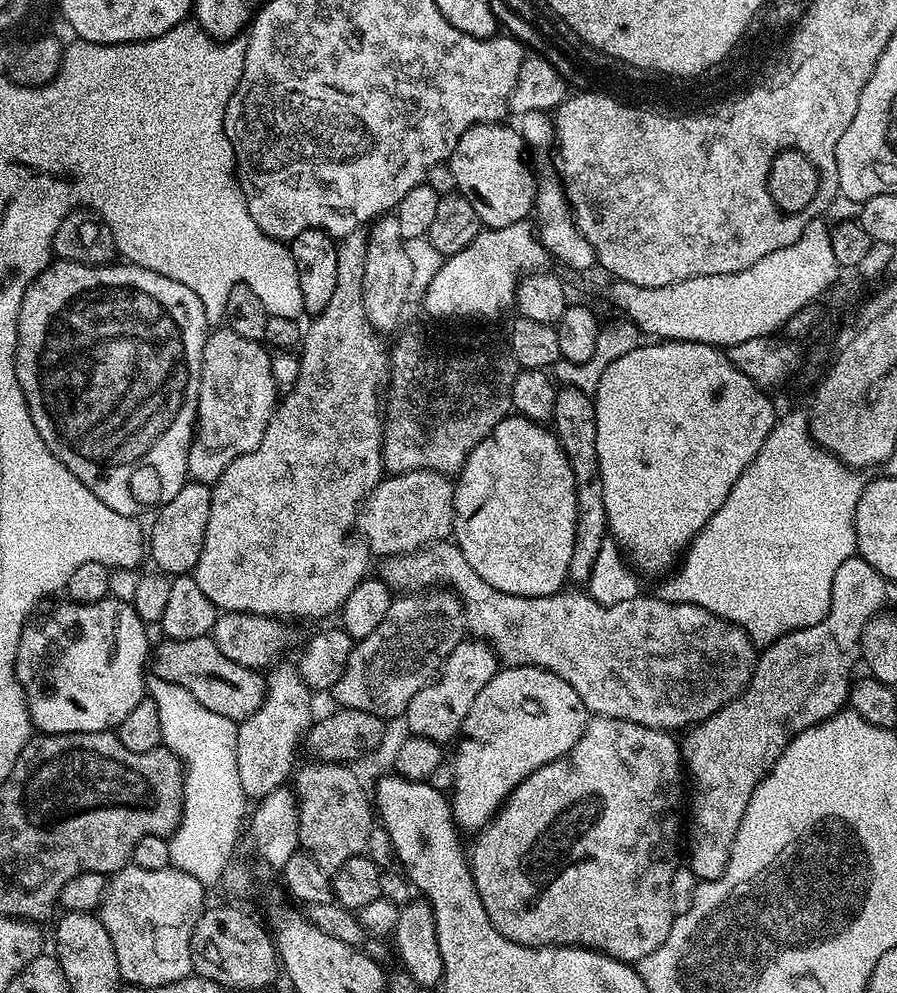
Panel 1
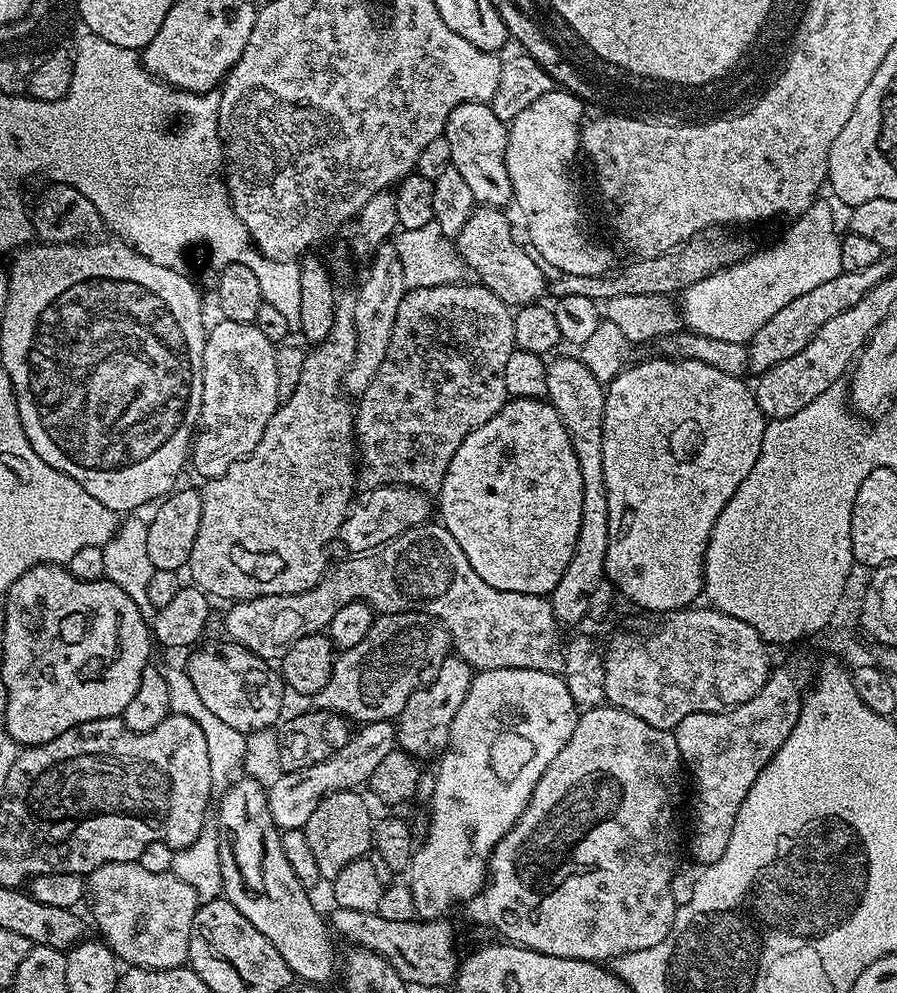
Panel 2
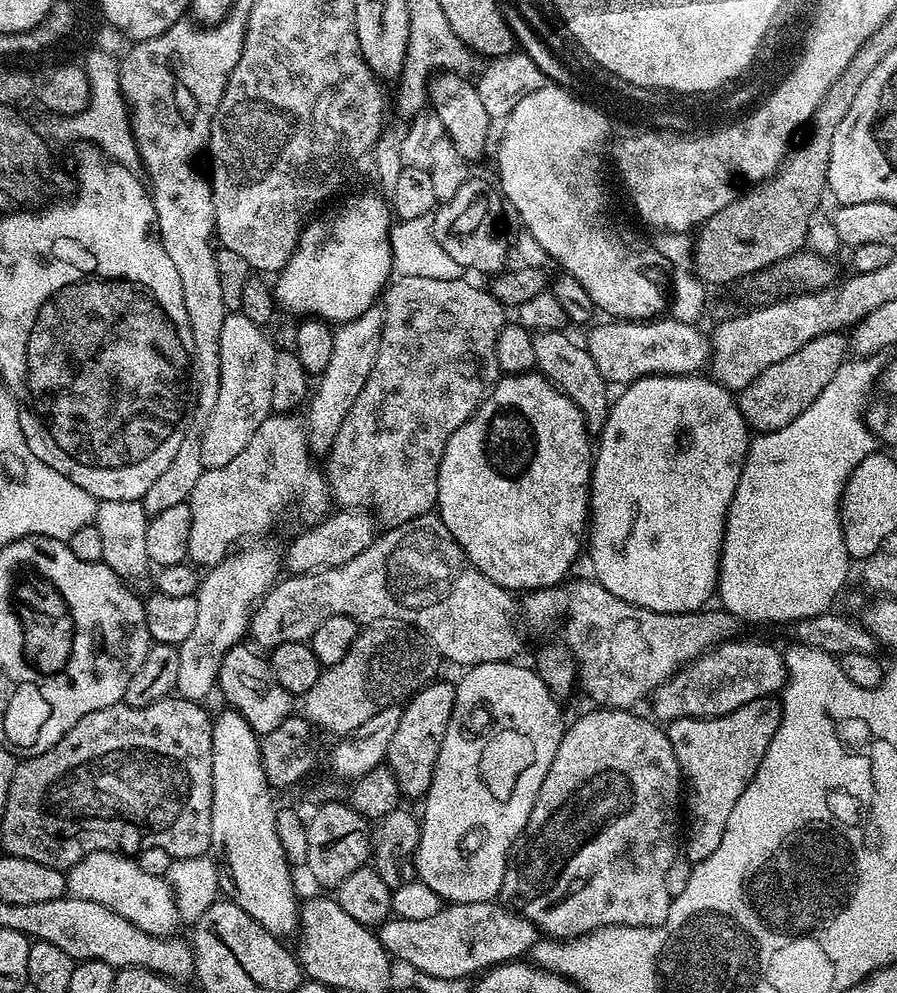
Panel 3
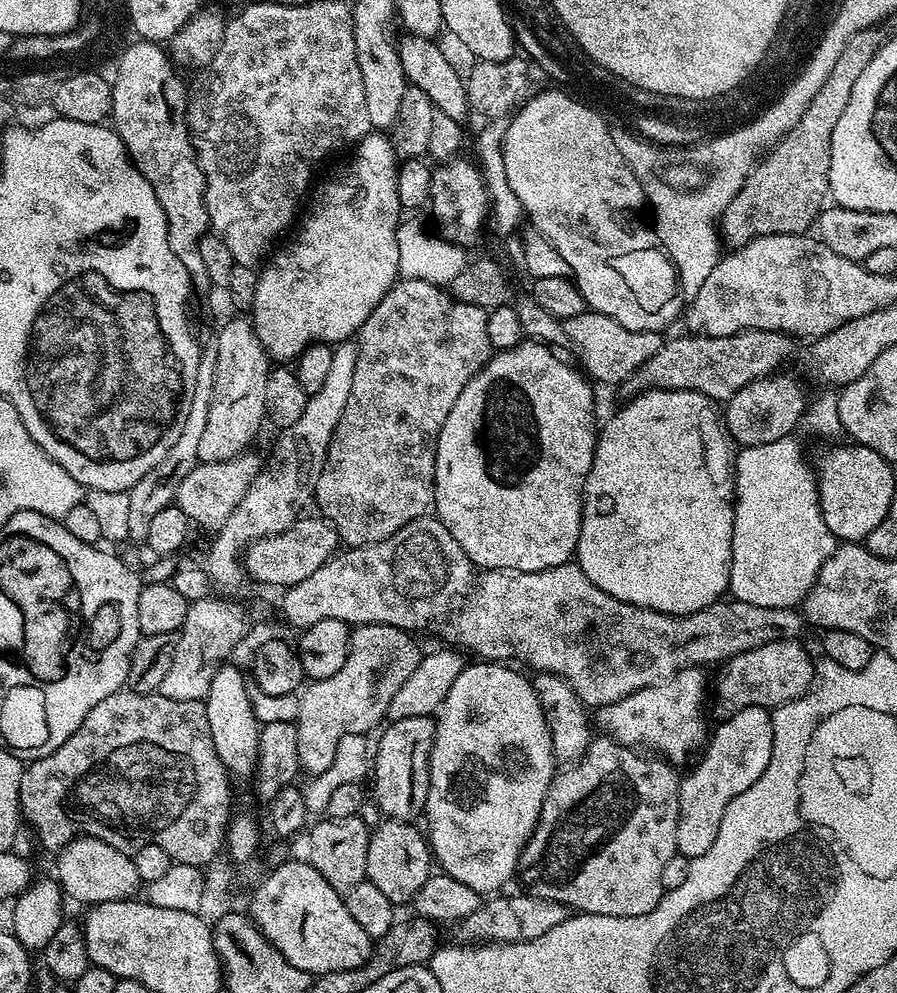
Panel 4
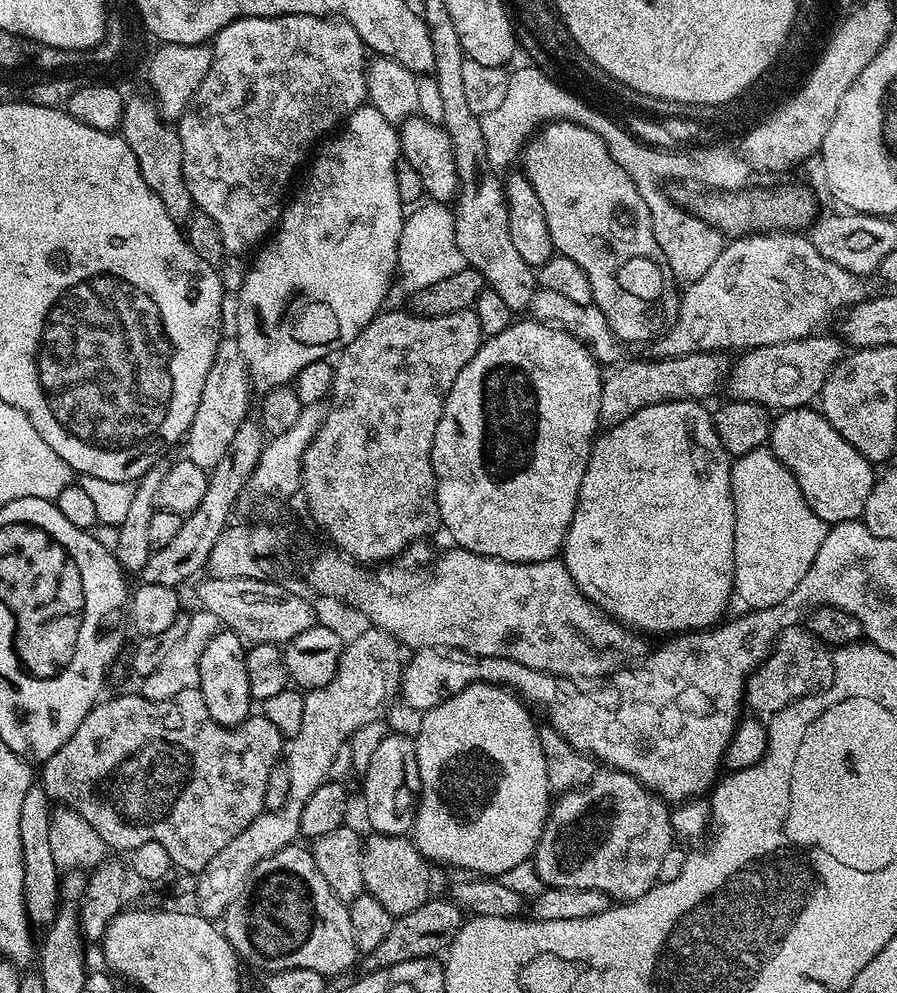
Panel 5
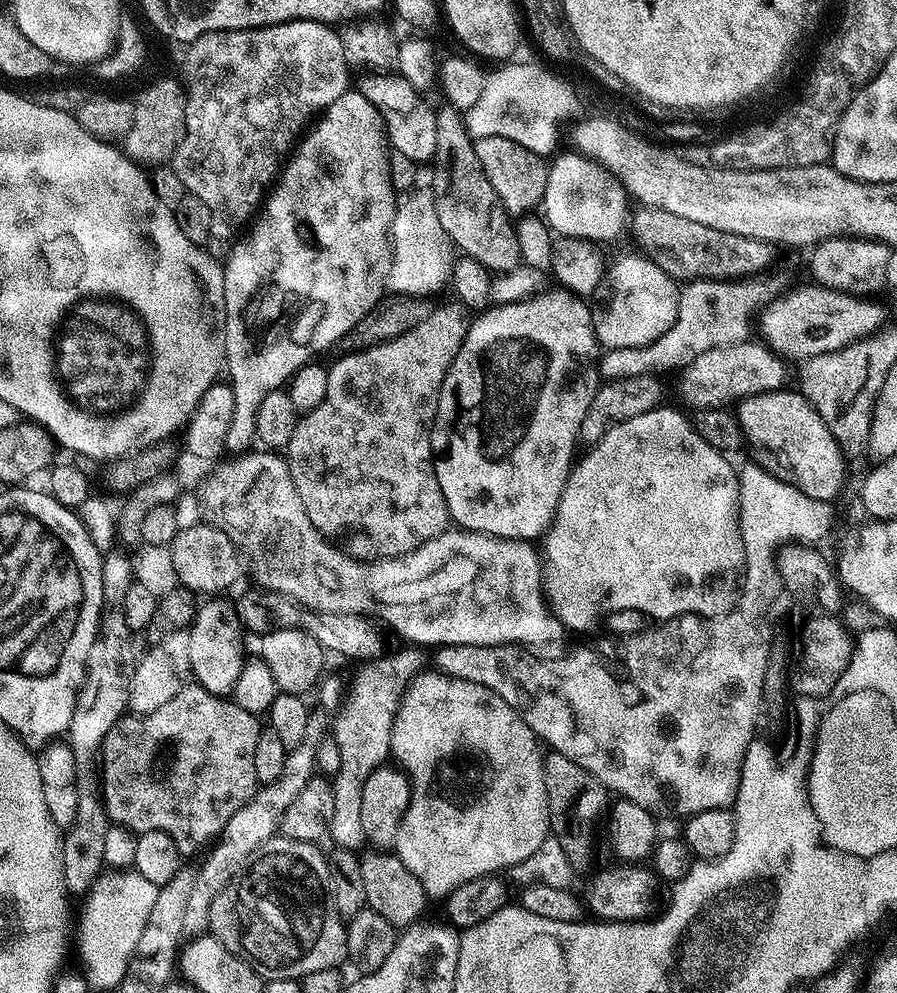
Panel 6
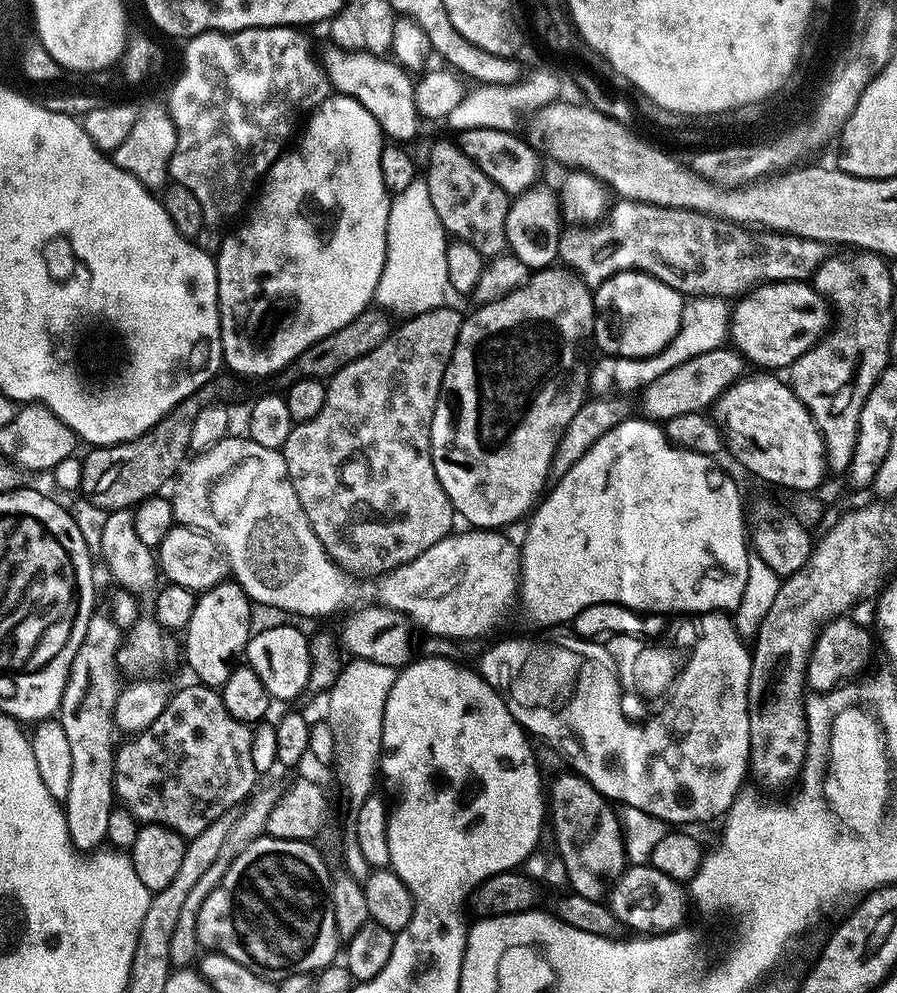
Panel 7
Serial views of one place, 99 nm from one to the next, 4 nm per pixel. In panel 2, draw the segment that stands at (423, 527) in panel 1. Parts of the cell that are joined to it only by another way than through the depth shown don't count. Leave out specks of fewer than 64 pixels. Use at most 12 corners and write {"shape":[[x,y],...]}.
{"shape":[[404,484],[357,491],[339,543],[369,552],[429,523],[429,493]]}

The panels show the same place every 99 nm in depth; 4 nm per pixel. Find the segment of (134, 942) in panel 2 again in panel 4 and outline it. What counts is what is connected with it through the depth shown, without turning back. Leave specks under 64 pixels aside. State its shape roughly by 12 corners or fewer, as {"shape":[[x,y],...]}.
{"shape":[[93,836],[60,849],[55,879],[84,906],[141,891],[132,856]]}

